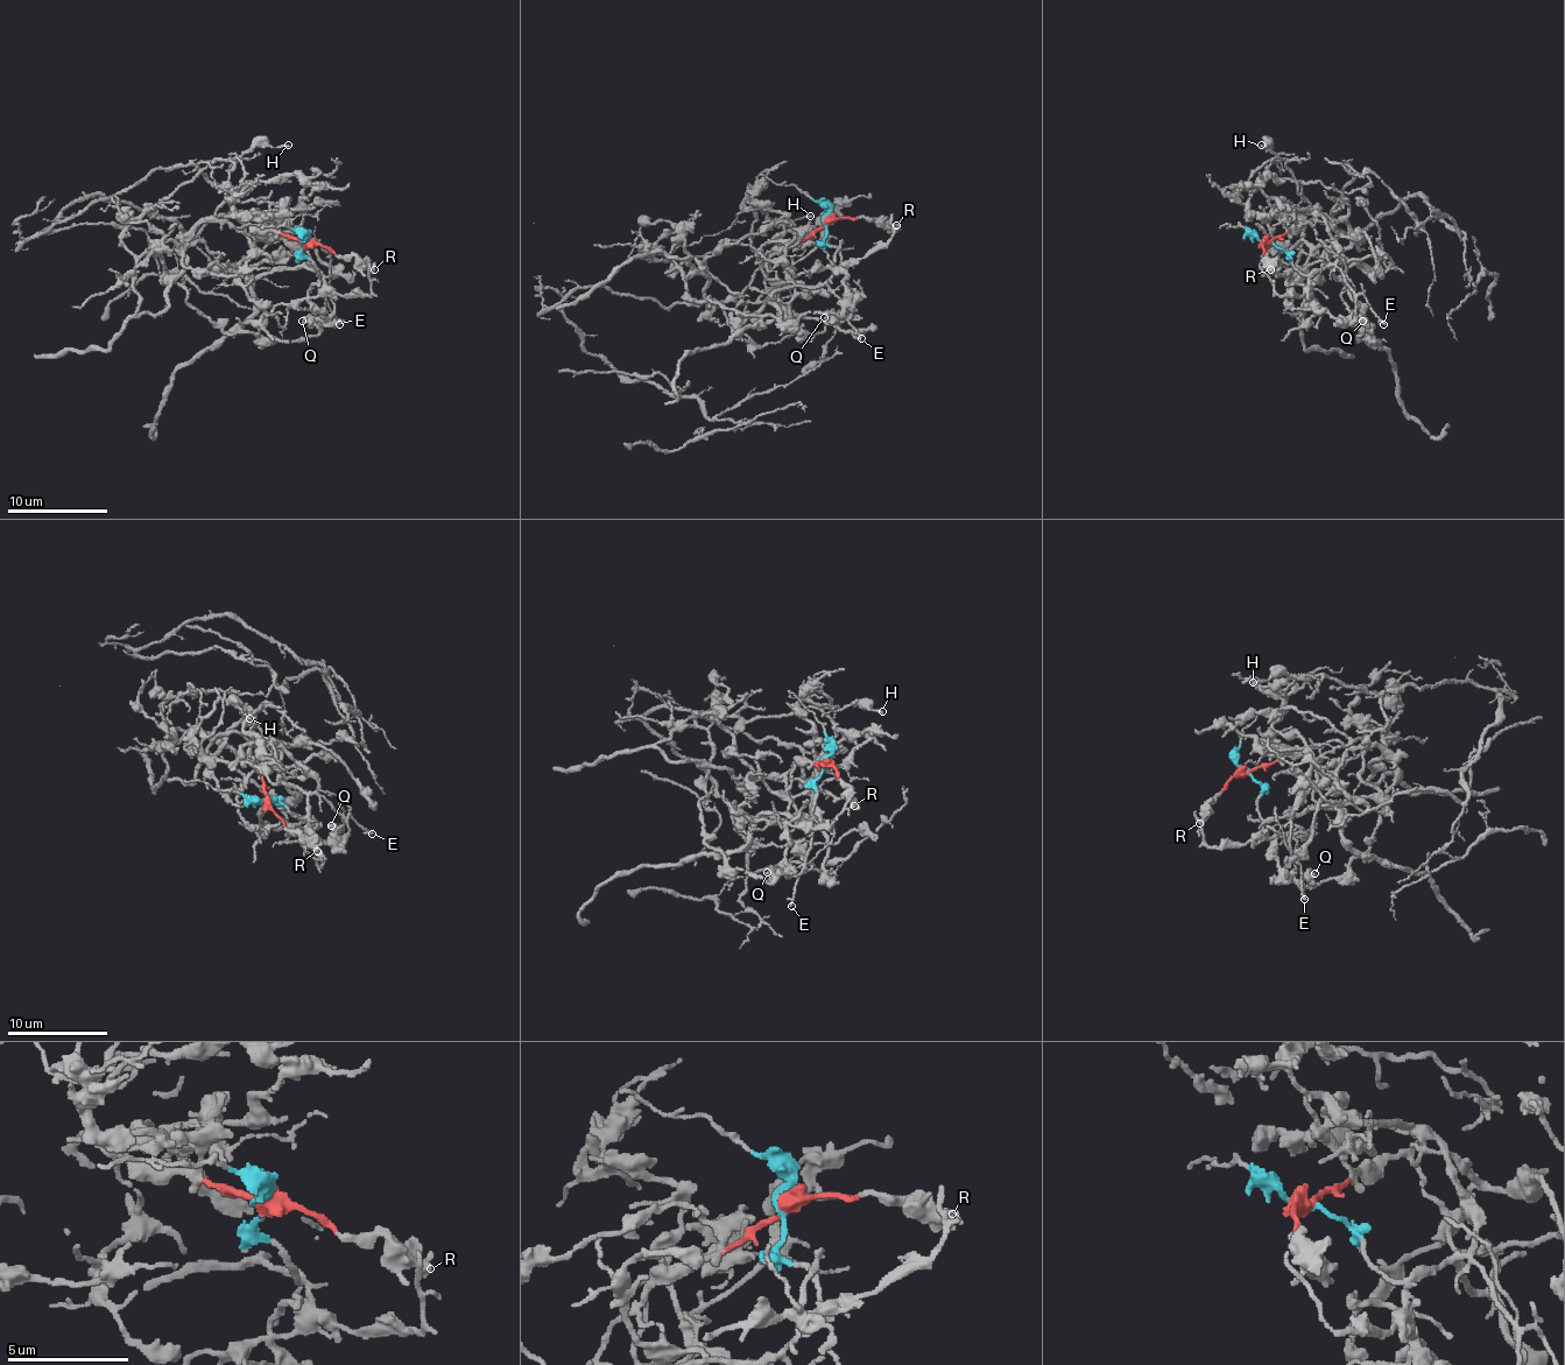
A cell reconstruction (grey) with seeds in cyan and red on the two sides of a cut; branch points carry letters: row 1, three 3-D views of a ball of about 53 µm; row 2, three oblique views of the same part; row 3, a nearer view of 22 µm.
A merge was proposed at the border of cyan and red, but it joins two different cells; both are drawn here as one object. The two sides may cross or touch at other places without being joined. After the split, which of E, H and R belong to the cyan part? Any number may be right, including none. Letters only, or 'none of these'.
E

